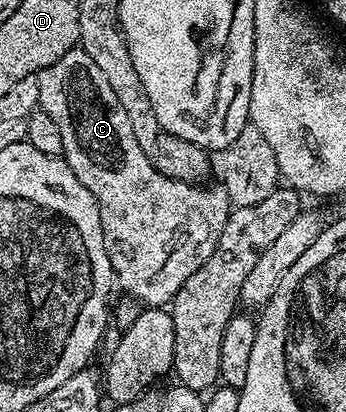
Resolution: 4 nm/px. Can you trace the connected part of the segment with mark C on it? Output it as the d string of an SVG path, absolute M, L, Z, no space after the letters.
M76 45L57 57L57 61L39 72L37 78L39 107L49 113L49 117L57 121L57 129L61 129L62 158L66 159L81 185L89 189L89 193L95 192L95 183L103 183L103 187L99 187L99 191L103 191L103 203L107 203L107 195L111 195L111 199L119 199L119 215L111 215L111 235L103 235L118 286L120 283L128 296L138 299L144 305L170 304L177 289L181 289L181 285L185 285L185 281L197 273L202 263L209 261L227 216L233 210L231 198L222 186L182 183L165 177L158 171L144 144L133 137L129 117L117 101L113 89L109 89L105 73L97 69L93 57L89 57L89 53L85 53L82 47Z

